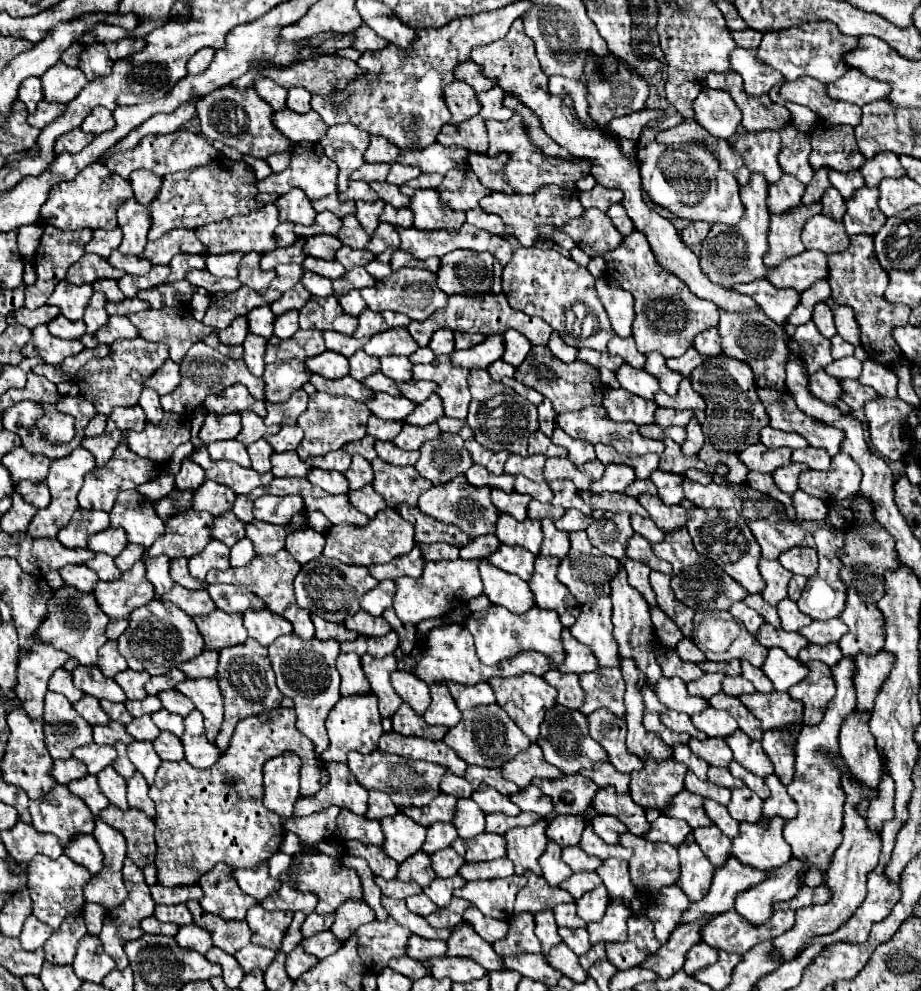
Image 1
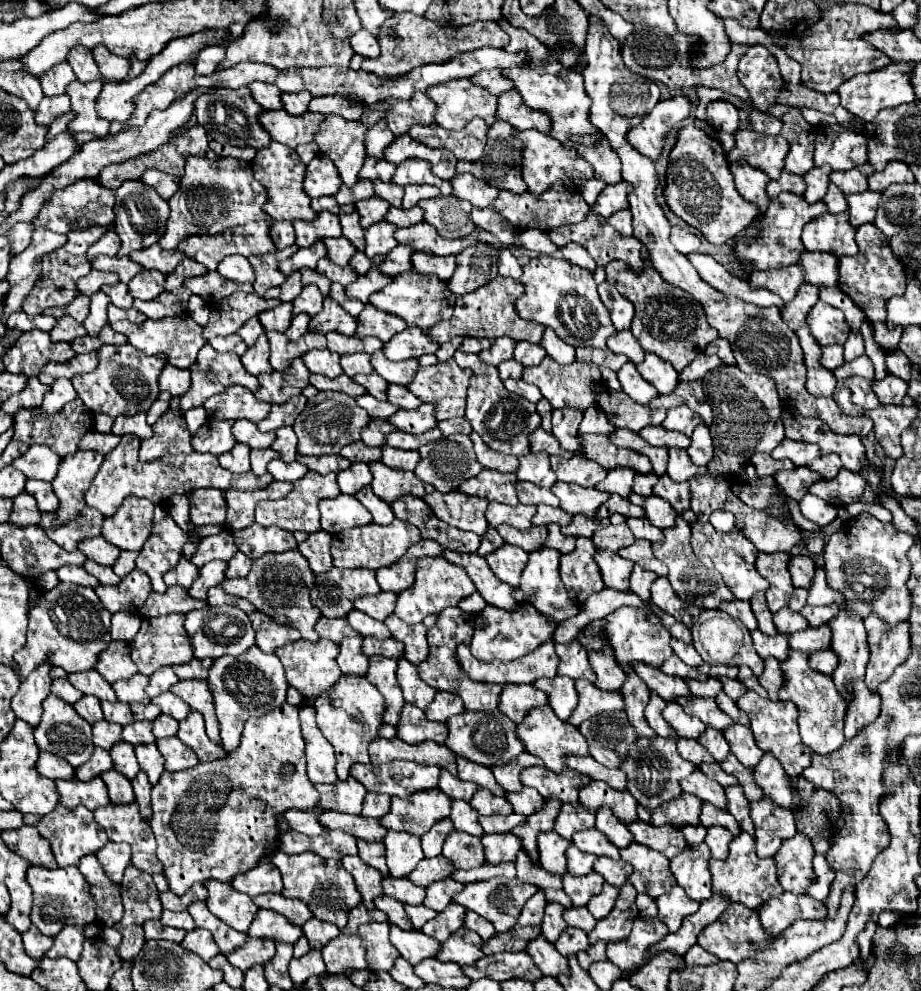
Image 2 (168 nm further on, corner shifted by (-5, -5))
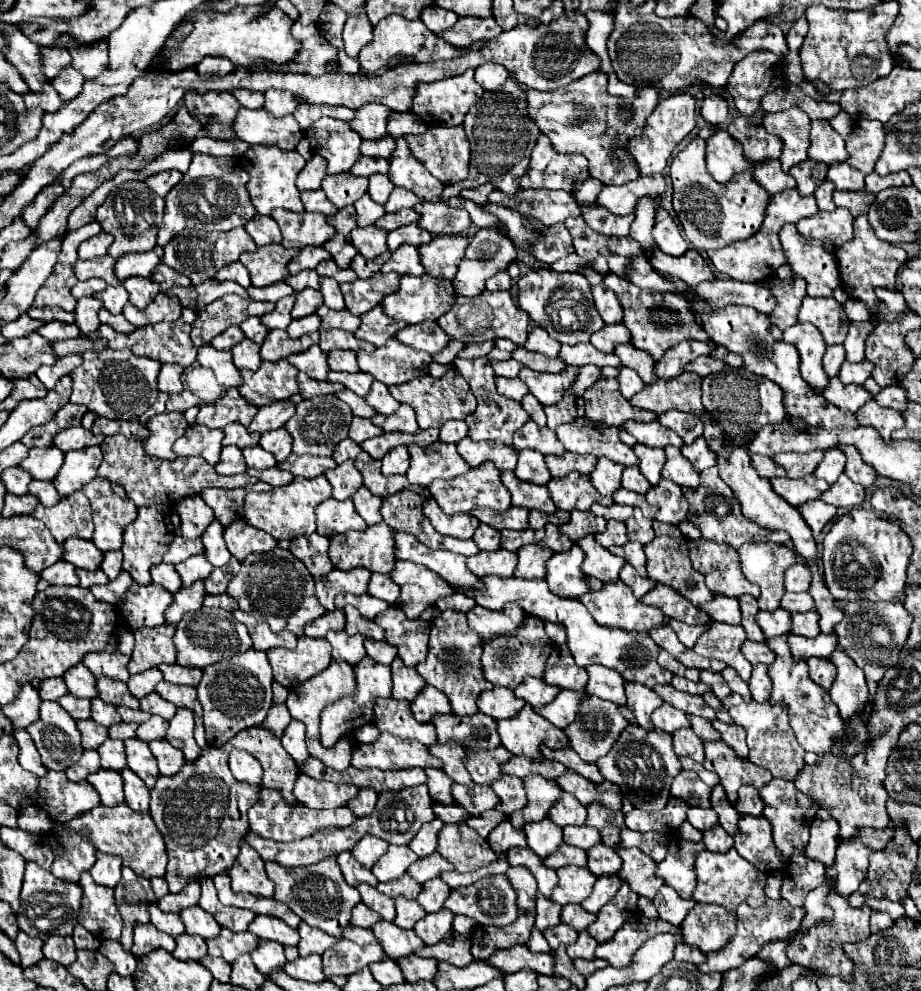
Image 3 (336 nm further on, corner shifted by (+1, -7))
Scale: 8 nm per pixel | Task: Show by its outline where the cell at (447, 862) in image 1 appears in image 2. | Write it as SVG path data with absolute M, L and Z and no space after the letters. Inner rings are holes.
M453 831L453 835L445 839L443 857L447 857L455 869L479 867L483 863L483 855L481 855L481 847L477 847L477 841L479 837Z

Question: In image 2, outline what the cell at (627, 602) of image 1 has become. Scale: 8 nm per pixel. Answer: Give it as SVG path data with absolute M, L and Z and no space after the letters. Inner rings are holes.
M599 549L595 553L595 559L597 559L597 565L601 569L601 575L603 575L603 581L607 587L623 591L623 593L631 591L629 589L629 575L633 569L633 561L623 559L617 553L599 551Z

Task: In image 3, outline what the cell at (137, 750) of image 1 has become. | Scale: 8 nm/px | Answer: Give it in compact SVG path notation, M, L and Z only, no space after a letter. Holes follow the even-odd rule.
M137 737L125 741L125 755L127 755L127 767L131 767L147 785L147 789L153 789L159 771L155 765L155 757L151 757L149 747L145 741L139 741Z

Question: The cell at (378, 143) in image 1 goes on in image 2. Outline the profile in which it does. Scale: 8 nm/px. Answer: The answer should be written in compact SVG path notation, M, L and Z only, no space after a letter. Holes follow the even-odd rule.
M381 121L375 127L367 129L367 137L365 137L367 155L373 157L373 159L383 159L383 153L393 143L393 139L395 139L395 135L389 131L385 121Z

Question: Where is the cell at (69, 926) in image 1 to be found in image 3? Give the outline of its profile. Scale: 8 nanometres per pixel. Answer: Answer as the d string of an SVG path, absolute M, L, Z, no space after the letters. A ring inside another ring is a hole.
M49 937L43 943L43 953L47 959L69 967L75 961L77 949L71 937Z

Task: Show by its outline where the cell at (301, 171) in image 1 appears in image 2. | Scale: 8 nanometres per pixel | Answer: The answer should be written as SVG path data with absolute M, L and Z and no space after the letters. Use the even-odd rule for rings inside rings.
M315 155L305 171L303 187L309 197L323 197L323 195L335 195L341 187L341 175L331 159L325 159L325 155Z

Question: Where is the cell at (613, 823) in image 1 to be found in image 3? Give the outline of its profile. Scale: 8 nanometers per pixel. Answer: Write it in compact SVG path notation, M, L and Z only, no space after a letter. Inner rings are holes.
M591 803L587 805L587 825L597 827L601 833L601 841L609 847L619 847L619 831L625 827L623 823L623 813L607 809L601 803Z

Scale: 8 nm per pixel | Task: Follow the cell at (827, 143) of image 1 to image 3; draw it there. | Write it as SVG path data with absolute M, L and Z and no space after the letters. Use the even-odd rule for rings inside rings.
M825 119L811 121L811 135L809 135L809 159L823 161L827 165L847 161L845 141L843 137L829 125Z

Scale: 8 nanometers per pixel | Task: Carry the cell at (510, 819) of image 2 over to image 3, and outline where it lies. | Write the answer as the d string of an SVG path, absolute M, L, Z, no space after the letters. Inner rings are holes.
M489 809L489 811L483 813L483 815L469 817L469 819L467 819L467 825L469 825L471 829L475 829L483 839L487 839L487 835L489 835L503 819L507 819L503 813L499 813L499 811L495 811L495 809Z

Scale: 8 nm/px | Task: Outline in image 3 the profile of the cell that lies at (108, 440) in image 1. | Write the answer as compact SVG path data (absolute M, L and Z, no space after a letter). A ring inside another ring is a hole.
M69 427L69 429L59 431L53 437L53 445L59 447L63 453L73 451L73 449L85 449L91 445L101 445L101 441L103 441L103 437L93 435L91 431L87 431L83 427Z

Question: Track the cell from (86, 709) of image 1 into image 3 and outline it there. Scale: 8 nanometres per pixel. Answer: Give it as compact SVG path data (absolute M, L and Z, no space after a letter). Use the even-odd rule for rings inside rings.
M67 693L67 695L59 697L57 703L59 703L75 721L79 721L79 719L89 719L89 715L91 715L91 713L89 713L89 699L79 699L79 697Z

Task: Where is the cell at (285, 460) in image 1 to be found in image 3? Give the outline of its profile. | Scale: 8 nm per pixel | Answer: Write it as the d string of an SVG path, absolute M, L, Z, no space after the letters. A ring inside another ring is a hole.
M275 467L275 469L267 469L267 471L255 471L255 469L249 469L247 473L255 475L259 481L269 483L271 487L283 487L283 485L289 485L289 483L293 481L293 475L281 471L279 467Z

